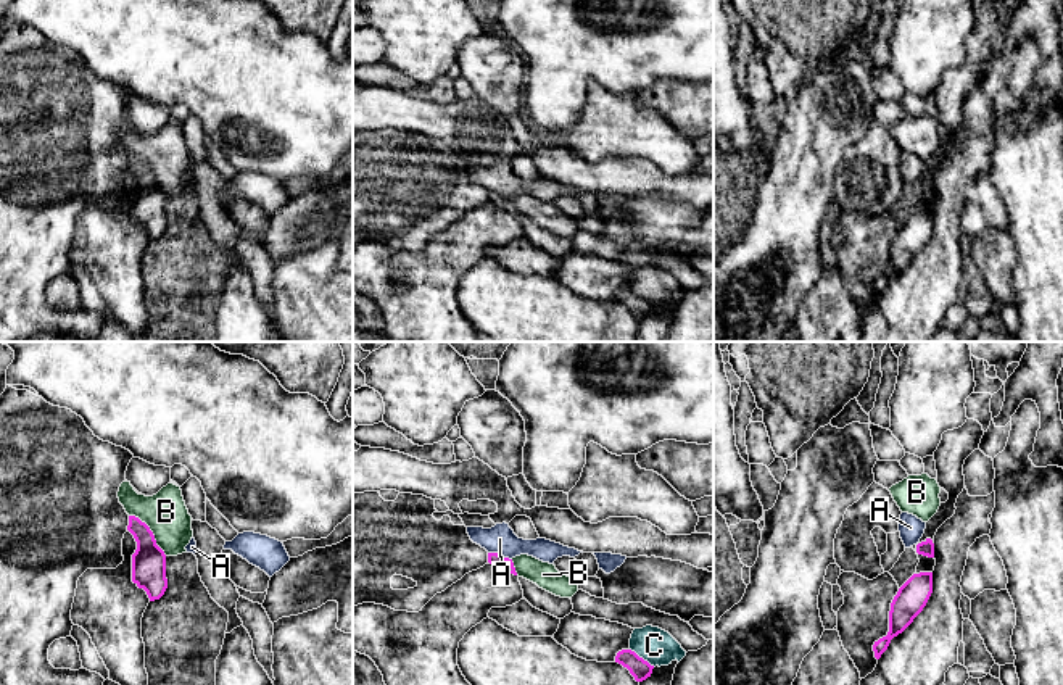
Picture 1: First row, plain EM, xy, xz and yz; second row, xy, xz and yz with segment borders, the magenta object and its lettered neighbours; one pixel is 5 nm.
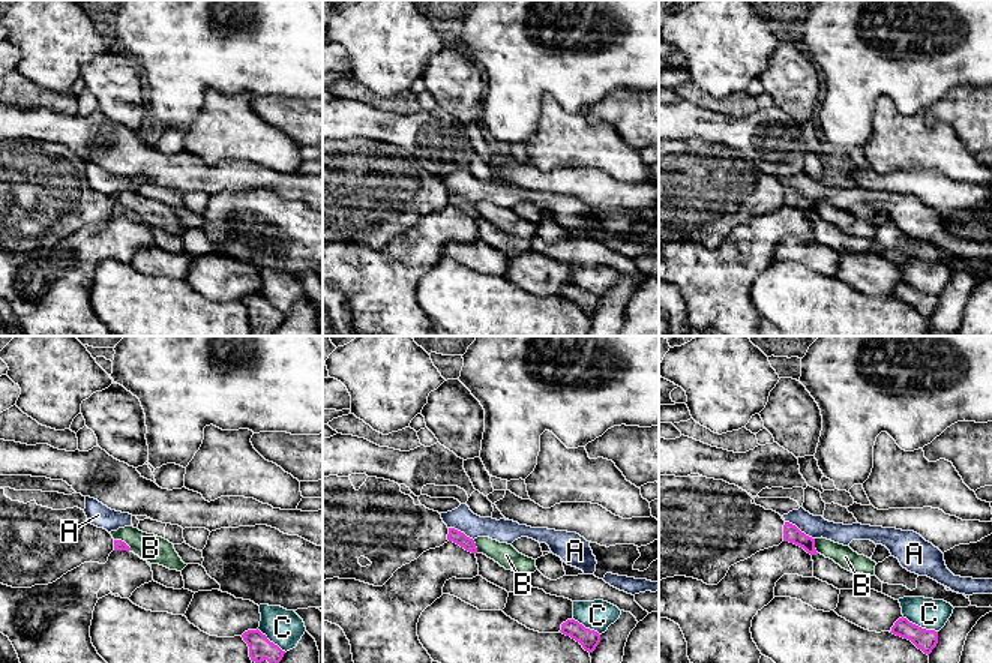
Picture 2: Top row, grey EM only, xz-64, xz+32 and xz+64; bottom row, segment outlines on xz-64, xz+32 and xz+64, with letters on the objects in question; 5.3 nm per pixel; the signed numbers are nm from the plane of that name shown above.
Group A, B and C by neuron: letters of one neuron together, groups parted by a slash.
A / B / C

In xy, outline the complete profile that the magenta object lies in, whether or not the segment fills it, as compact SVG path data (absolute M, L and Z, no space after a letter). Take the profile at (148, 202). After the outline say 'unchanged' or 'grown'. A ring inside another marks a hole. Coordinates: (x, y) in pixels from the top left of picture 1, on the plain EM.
M129 155L127 169L137 181L137 189L132 193L132 221L143 227L150 240L159 239L166 227L166 193L156 184L150 166L135 155Z; unchanged

